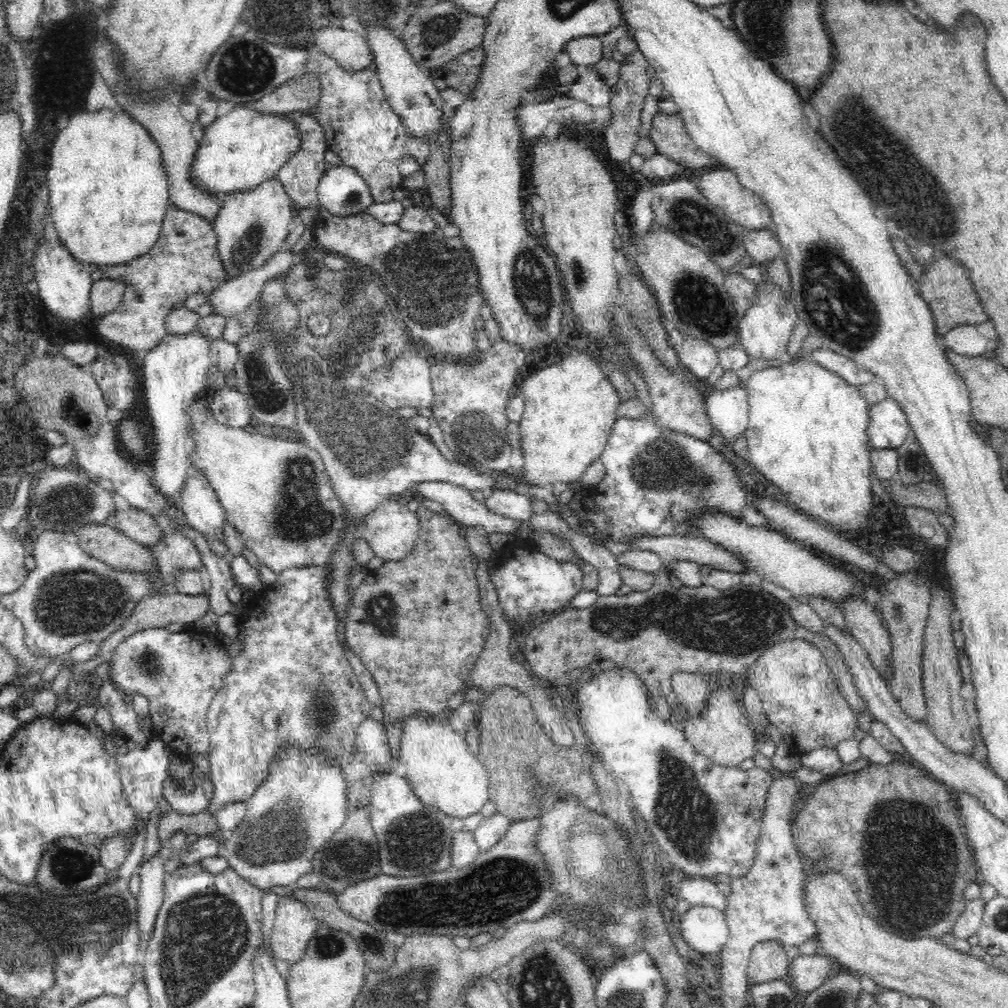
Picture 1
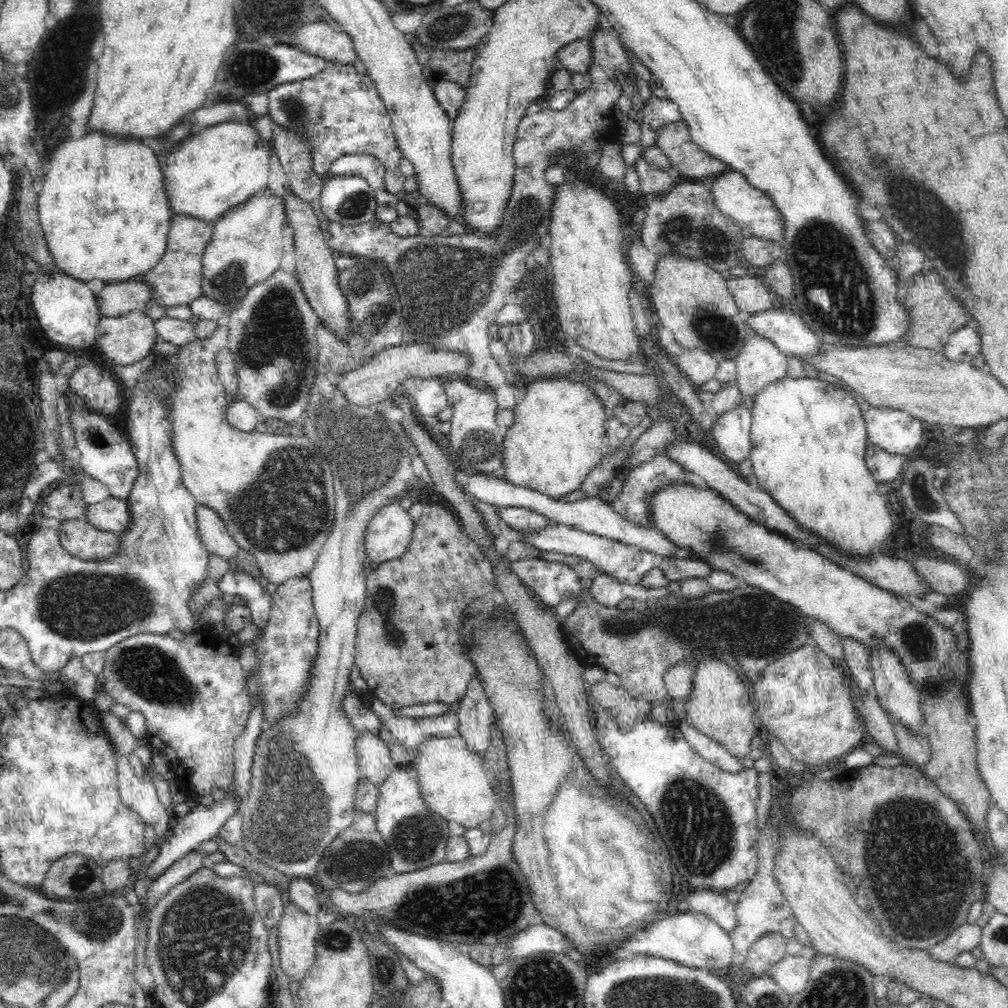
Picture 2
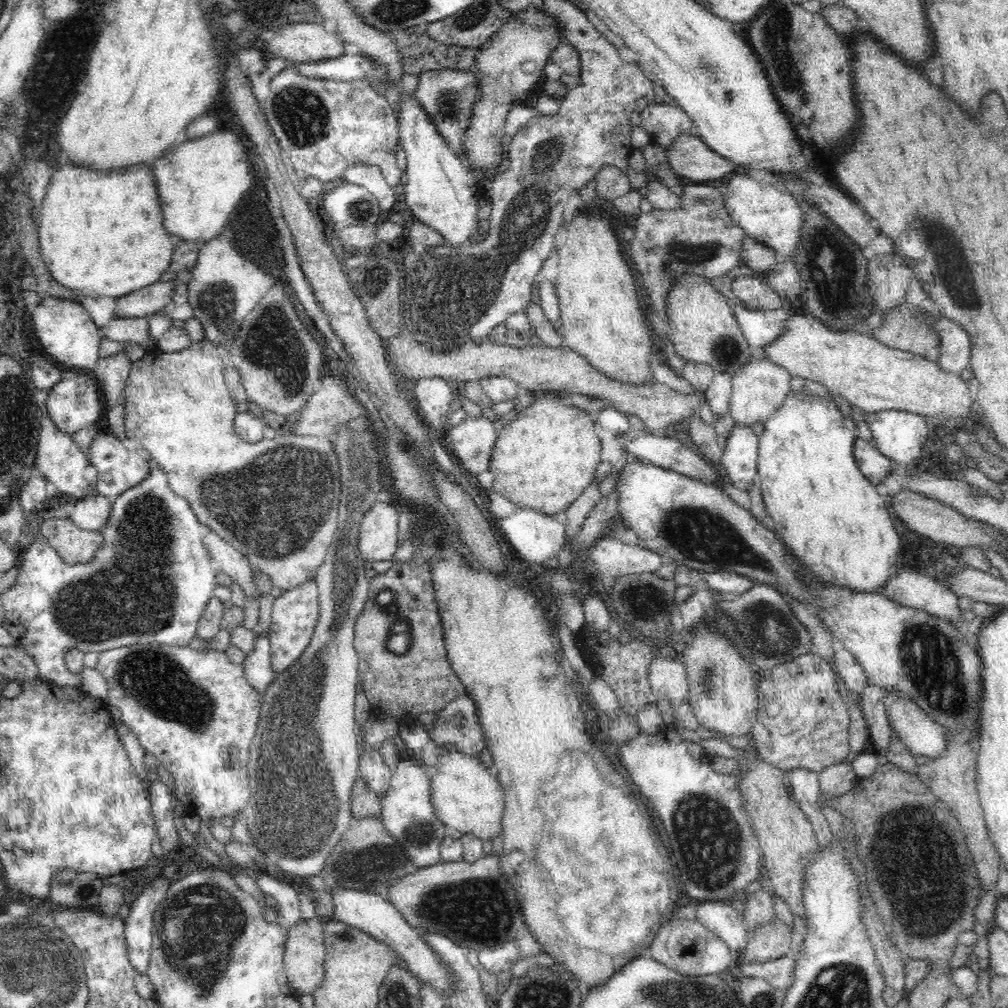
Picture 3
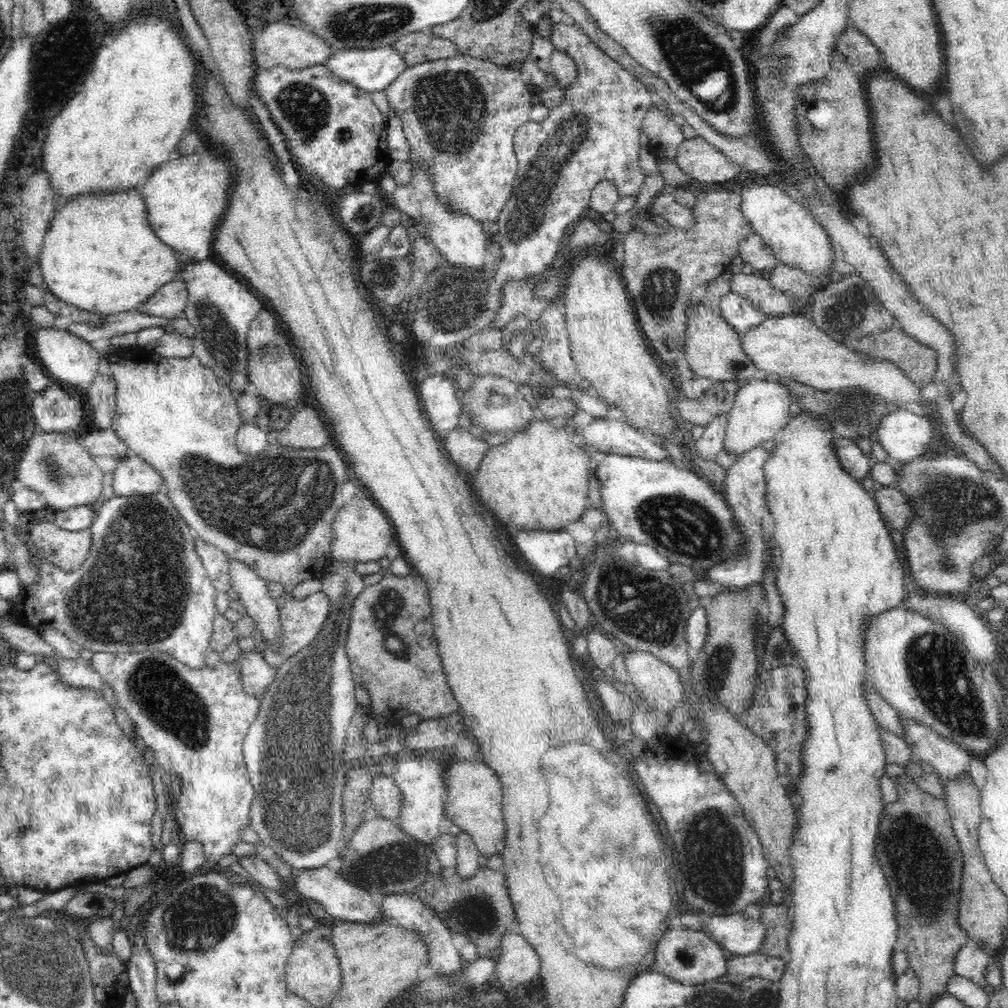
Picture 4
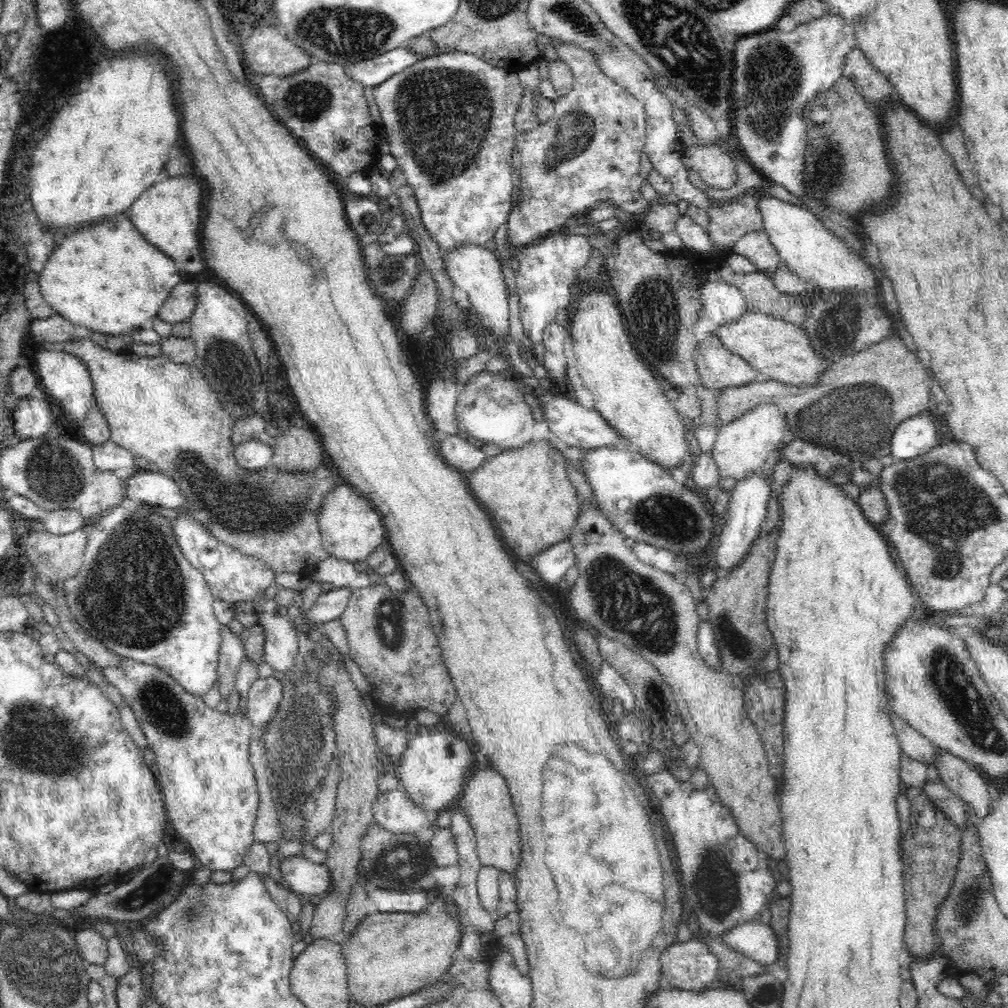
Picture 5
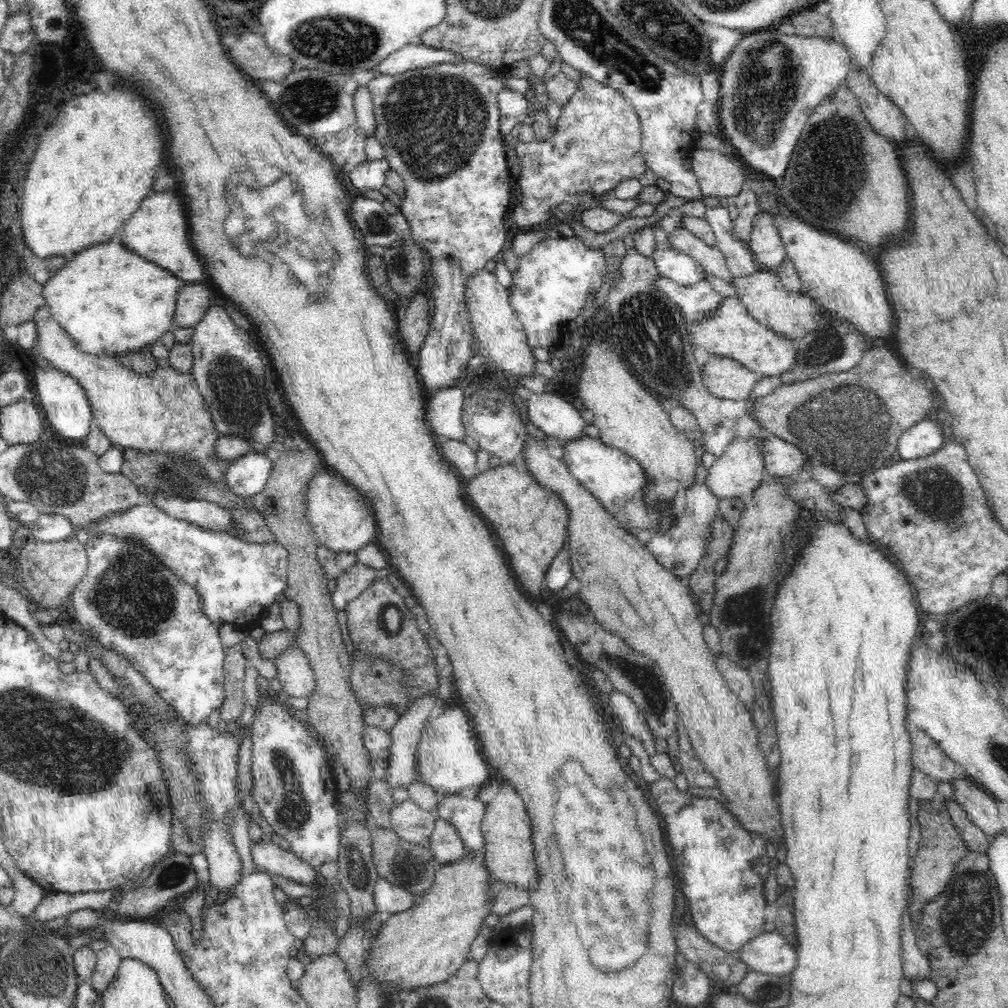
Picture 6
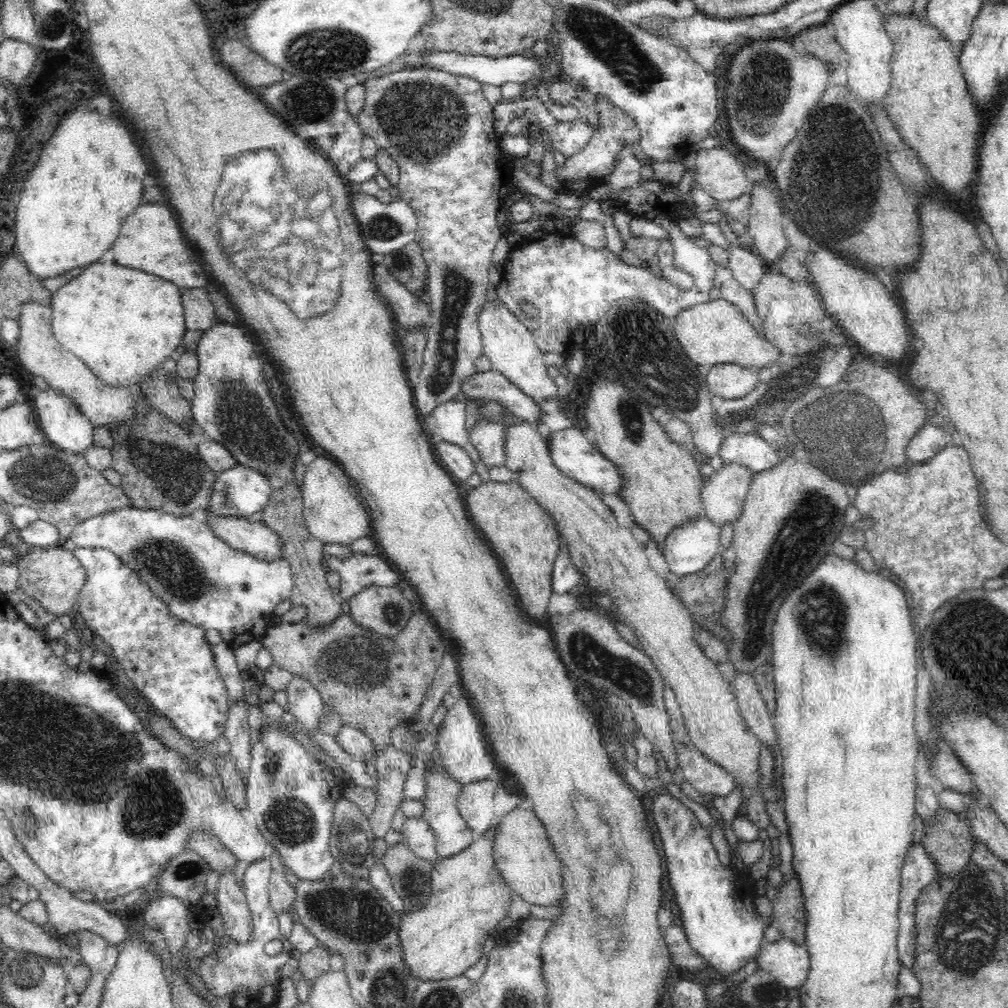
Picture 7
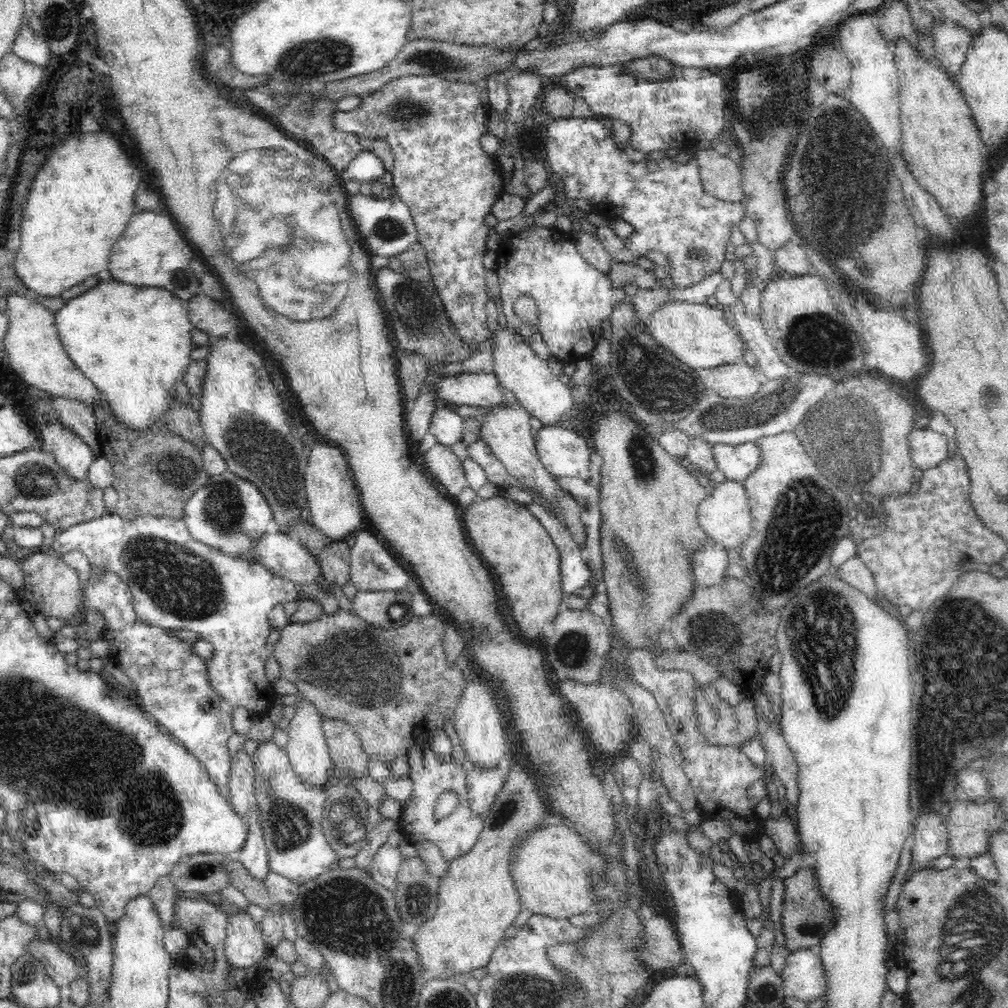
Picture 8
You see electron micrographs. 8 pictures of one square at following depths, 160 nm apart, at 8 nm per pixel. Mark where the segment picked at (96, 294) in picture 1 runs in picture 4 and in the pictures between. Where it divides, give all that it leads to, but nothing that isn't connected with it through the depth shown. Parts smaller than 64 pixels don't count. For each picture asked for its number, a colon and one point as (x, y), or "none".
2: (117, 298)
3: (151, 299)
4: (169, 302)

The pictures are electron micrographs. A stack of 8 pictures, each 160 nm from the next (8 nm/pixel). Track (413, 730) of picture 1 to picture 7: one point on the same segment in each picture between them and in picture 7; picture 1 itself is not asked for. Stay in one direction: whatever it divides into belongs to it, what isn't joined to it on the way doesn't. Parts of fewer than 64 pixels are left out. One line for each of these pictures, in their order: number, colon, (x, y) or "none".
2: (454, 783)
3: (467, 797)
4: (473, 792)
5: (485, 800)
6: (509, 857)
7: (524, 857)

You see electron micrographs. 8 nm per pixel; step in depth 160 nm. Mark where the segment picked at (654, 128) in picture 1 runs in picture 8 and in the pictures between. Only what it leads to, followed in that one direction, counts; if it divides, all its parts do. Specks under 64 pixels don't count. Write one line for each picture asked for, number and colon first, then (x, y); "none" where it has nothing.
2: (687, 159)
3: (689, 157)
4: (695, 156)
5: (714, 167)
6: (718, 175)
7: (723, 177)
8: (721, 177)

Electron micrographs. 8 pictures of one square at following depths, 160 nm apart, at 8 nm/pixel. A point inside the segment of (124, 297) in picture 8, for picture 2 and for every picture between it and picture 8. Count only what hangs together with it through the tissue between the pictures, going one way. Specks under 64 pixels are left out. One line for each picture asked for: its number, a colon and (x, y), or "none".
2: (104, 211)
3: (101, 232)
4: (100, 254)
5: (106, 276)
6: (110, 300)
7: (122, 323)

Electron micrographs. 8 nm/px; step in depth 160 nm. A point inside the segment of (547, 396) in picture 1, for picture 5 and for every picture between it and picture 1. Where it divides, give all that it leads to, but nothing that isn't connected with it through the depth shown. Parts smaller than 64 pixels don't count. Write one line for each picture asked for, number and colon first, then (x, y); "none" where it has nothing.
2: (558, 436)
3: (547, 456)
4: (538, 480)
5: (526, 489)

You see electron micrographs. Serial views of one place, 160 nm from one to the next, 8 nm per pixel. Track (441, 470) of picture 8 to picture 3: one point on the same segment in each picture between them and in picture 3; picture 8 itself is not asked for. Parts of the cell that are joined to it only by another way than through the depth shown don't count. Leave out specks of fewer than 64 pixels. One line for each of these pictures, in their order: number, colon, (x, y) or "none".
3: (472, 440)
4: (467, 452)
5: (462, 456)
6: (461, 457)
7: (457, 462)

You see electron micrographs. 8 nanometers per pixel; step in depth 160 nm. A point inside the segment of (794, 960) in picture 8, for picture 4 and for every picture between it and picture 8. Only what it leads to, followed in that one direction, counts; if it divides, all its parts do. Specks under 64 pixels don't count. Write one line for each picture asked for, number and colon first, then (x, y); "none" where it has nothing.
4: (738, 934)
5: (756, 940)
6: (769, 953)
7: (787, 961)

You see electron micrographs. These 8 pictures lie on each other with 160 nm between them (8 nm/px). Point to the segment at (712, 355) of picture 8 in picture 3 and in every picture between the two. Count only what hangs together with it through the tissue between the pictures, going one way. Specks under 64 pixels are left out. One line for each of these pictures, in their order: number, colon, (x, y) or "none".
3: (857, 369)
4: (791, 347)
5: (778, 350)
6: (729, 331)
7: (715, 332)

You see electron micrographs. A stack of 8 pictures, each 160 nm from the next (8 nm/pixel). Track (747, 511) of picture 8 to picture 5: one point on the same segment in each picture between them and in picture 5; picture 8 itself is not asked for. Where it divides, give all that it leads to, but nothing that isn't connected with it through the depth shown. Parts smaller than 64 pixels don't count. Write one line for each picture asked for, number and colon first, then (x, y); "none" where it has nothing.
5: (741, 447)
6: (739, 470)
7: (723, 496)

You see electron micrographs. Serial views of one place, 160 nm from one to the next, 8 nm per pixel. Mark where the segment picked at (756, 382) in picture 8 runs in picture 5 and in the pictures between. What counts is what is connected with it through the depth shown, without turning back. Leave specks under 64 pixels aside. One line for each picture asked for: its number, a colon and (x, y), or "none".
5: (718, 367)
6: (726, 378)
7: (728, 381)

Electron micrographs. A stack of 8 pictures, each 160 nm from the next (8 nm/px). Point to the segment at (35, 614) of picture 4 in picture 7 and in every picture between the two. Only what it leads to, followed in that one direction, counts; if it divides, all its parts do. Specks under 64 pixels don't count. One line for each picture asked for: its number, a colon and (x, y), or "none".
5: (116, 596)
6: (129, 602)
7: (170, 662)

